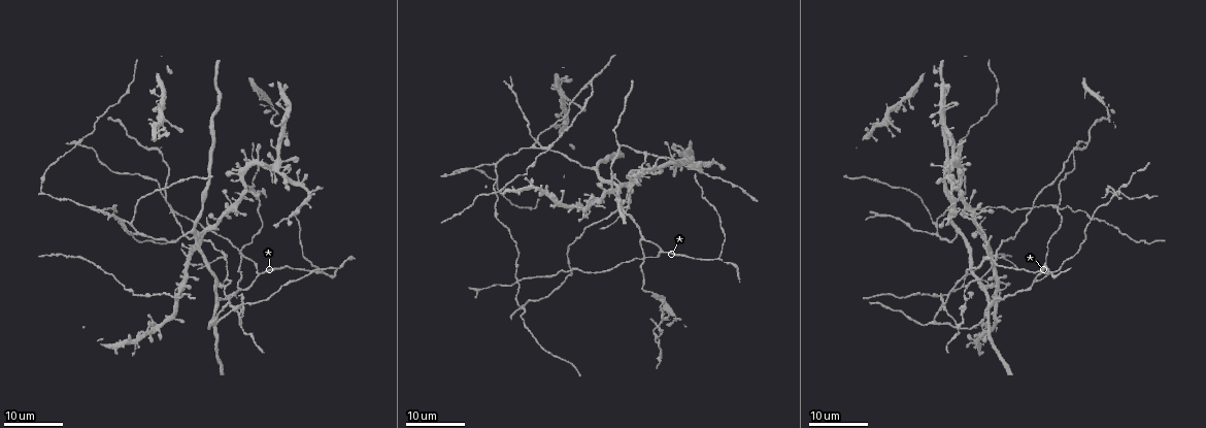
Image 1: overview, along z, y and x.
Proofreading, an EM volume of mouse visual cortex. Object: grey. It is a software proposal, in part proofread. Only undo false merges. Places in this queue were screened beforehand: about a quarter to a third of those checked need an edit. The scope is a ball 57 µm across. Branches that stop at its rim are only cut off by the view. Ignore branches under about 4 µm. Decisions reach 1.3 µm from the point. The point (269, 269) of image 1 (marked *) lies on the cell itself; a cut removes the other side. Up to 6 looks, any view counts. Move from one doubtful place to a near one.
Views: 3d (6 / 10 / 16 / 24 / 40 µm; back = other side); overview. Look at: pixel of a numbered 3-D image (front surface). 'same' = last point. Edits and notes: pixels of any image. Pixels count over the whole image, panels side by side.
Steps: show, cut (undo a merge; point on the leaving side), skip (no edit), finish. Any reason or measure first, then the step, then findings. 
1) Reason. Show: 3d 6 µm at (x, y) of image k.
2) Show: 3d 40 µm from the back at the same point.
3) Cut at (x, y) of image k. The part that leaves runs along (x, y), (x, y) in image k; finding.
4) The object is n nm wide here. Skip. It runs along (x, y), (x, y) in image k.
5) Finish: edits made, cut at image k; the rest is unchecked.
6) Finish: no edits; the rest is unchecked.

Show: 3d 24 µm at (661, 250) of image 1.

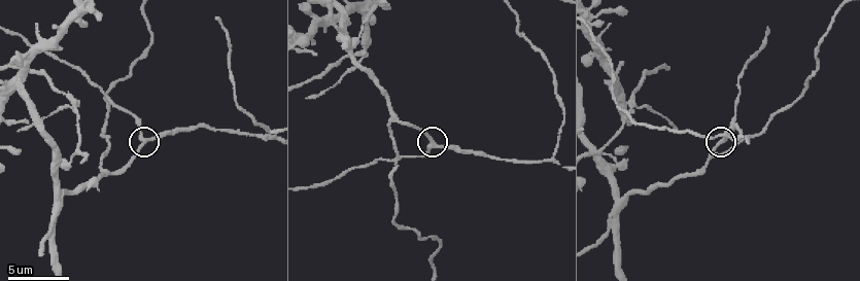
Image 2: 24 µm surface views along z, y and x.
Zoom in. Show: 3d 10 µm at (431, 142) of image 2.

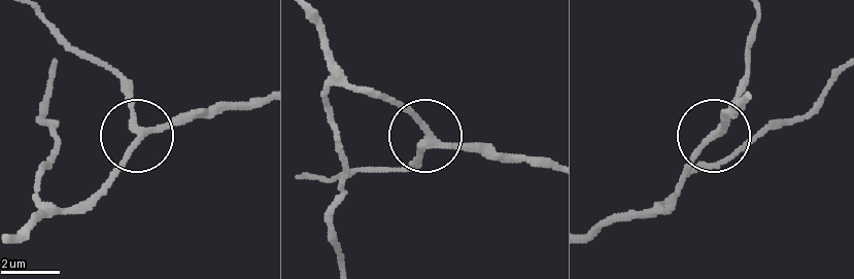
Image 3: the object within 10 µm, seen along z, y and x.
Show: 3d 10 µm from the back at (137, 134) of image 3.

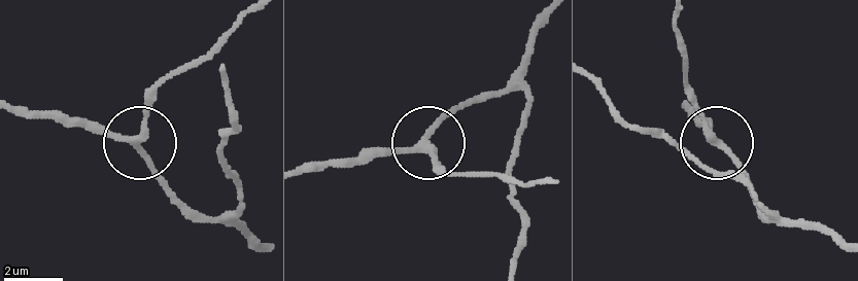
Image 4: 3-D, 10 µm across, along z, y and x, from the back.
The side arm is 47 µm long. Skip. One cell here.

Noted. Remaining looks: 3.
Arms part here. Show: 3d 16 µm at (554, 157) of image 2.

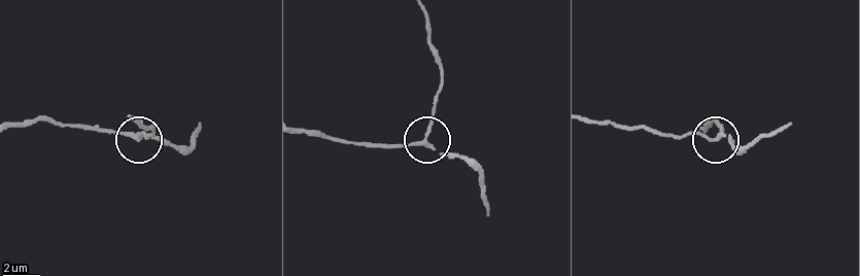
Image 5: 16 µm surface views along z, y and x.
3 arms meet here. Skip. It runs along (300, 130), (350, 143), (424, 142), (456, 156), (474, 170) in image 5; all the same cell.

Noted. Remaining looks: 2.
Show: 3d 24 µm at (995, 96) of image 1.

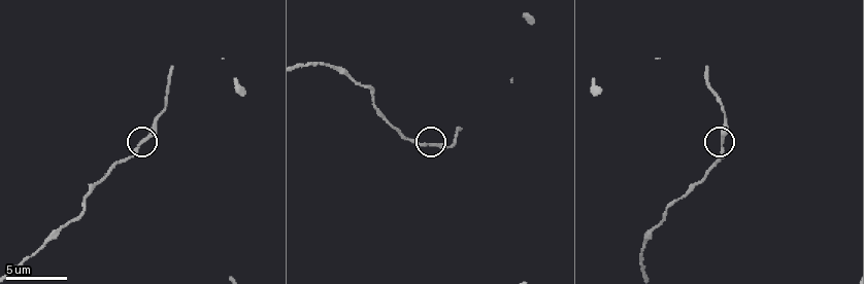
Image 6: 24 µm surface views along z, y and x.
Show: 3d 10 µm at (429, 143) of image 6.

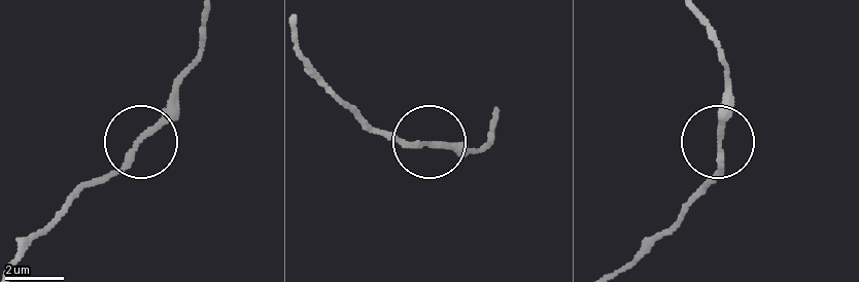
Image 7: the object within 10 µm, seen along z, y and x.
Skip. It runs along (306, 61), (379, 132), (487, 149) in image 7; one cell here.

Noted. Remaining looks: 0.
Finish: no edits; the rest is unchecked.

